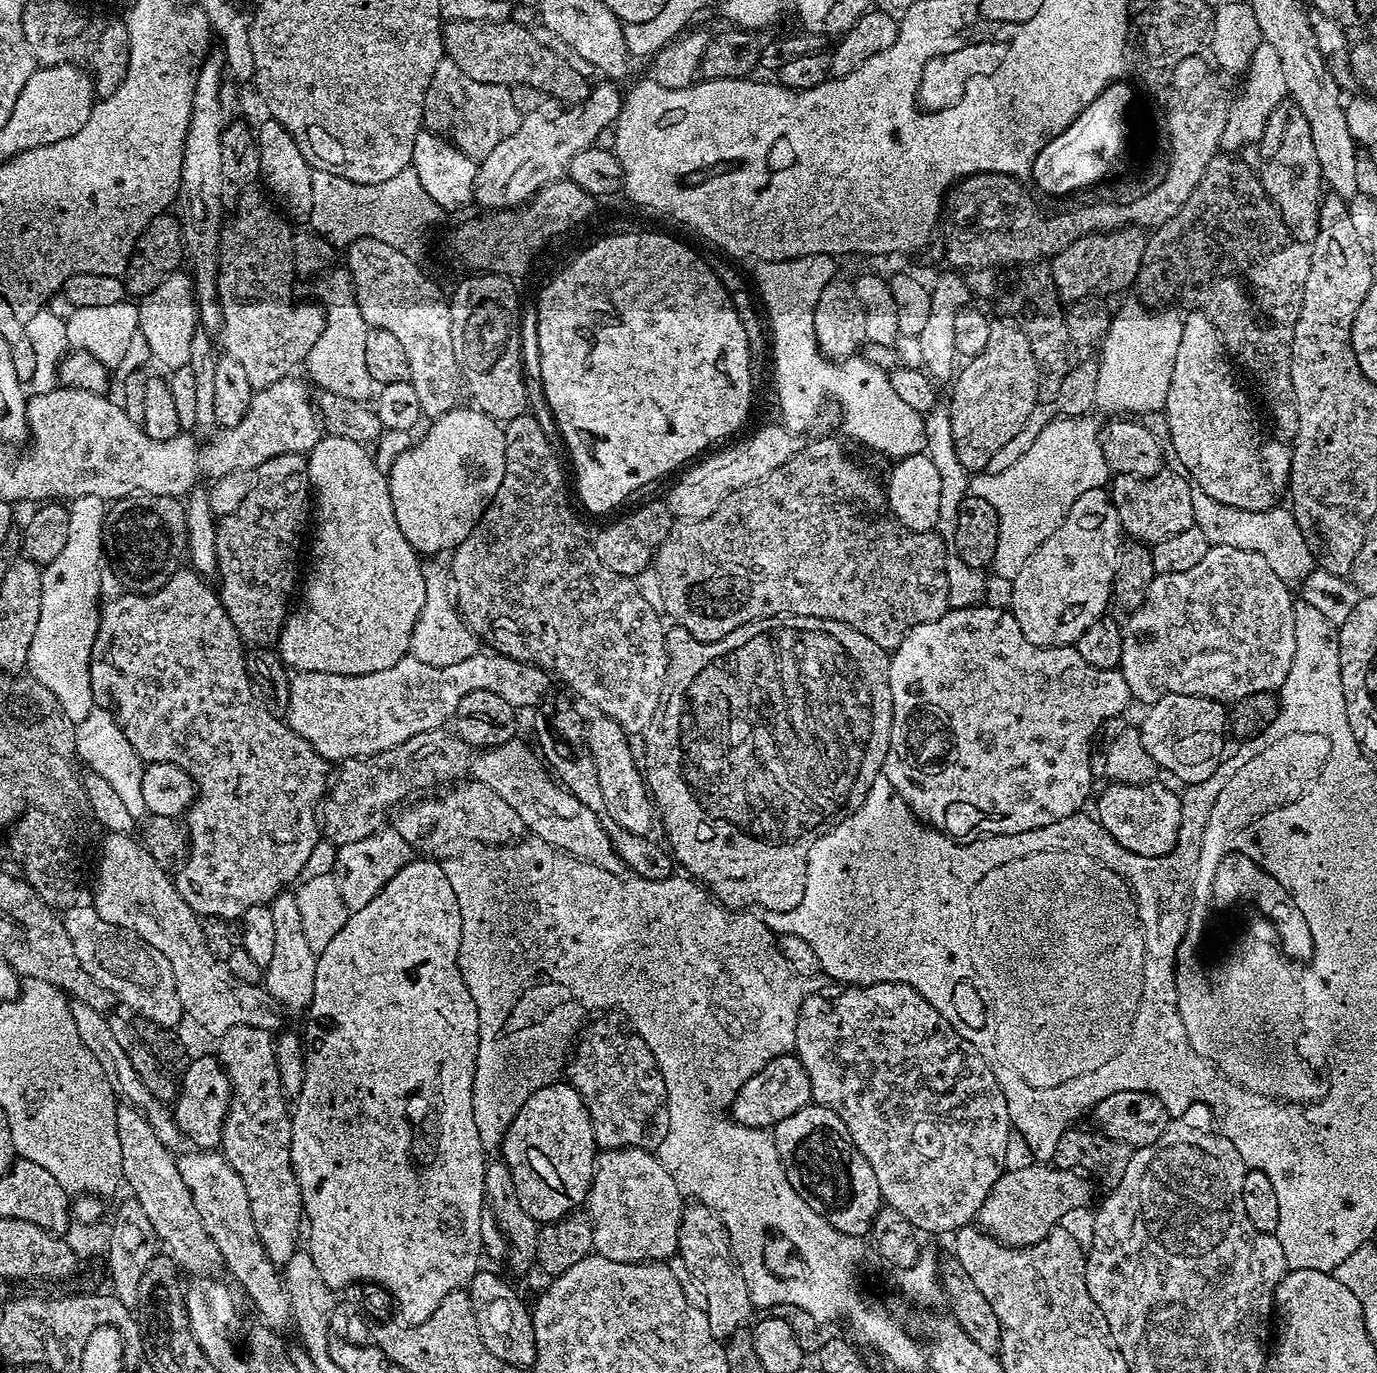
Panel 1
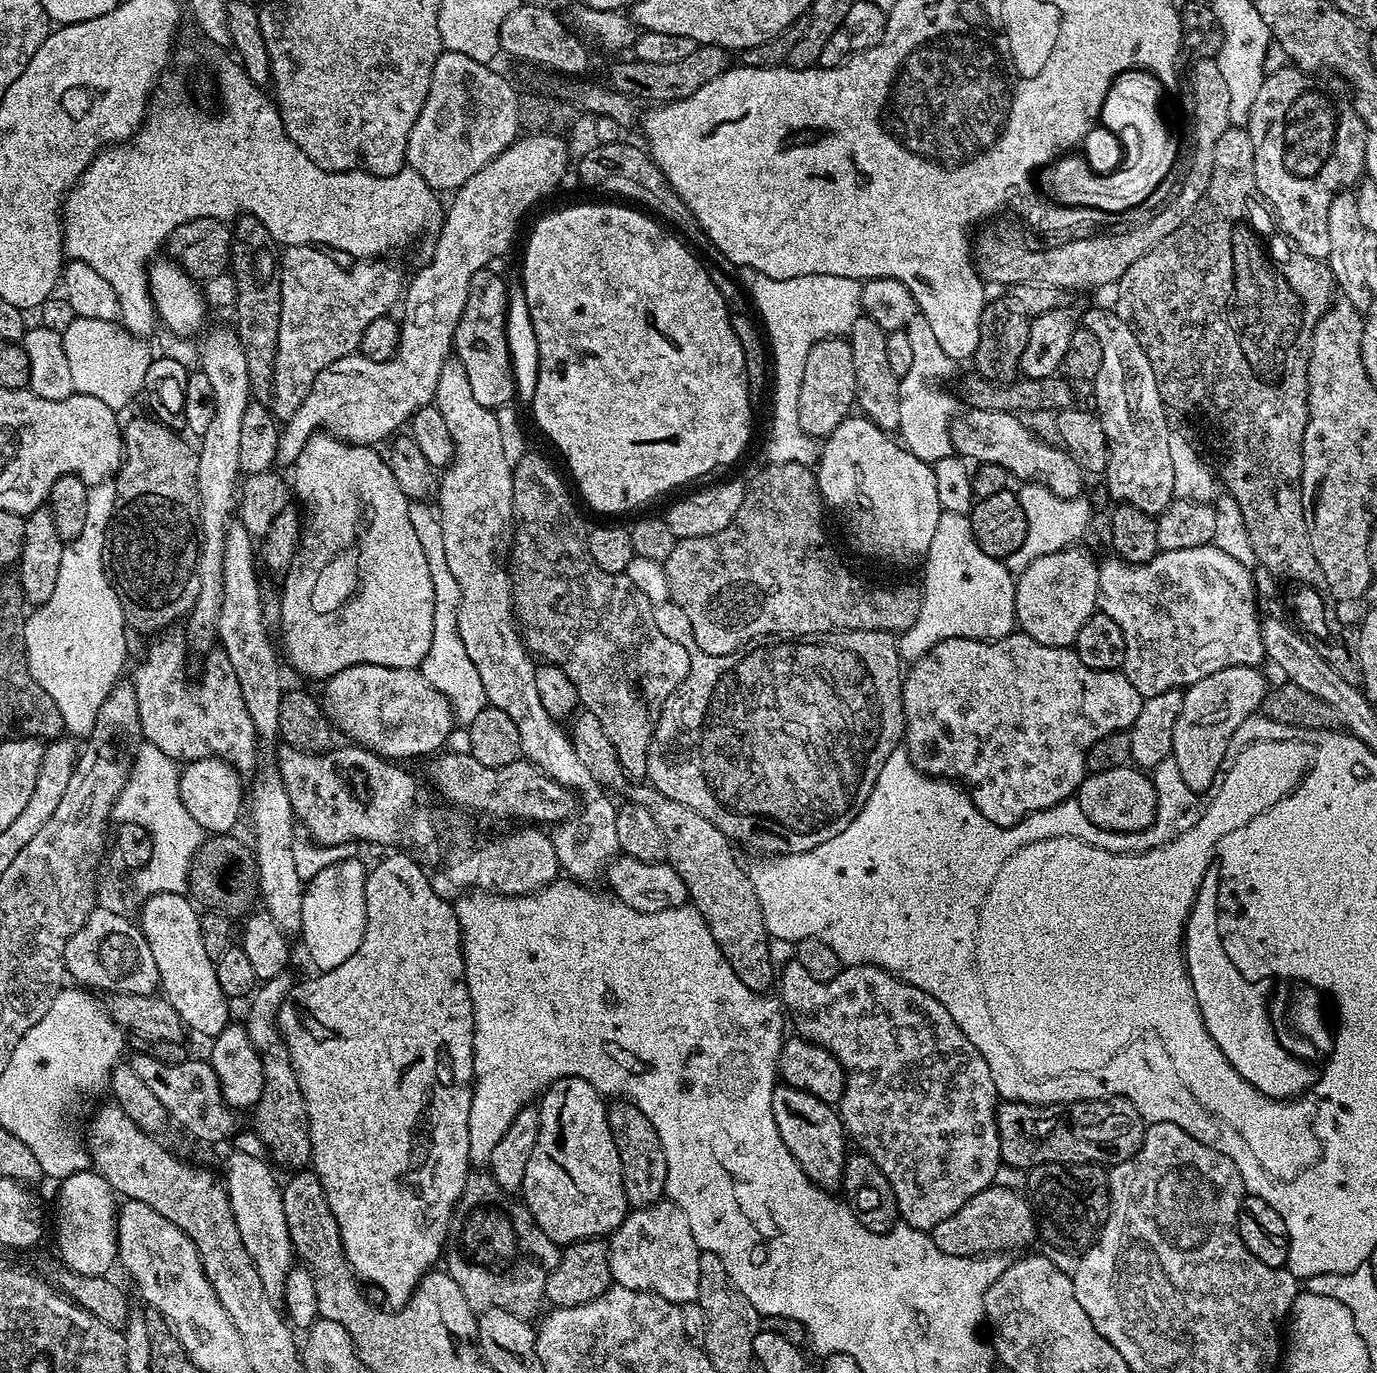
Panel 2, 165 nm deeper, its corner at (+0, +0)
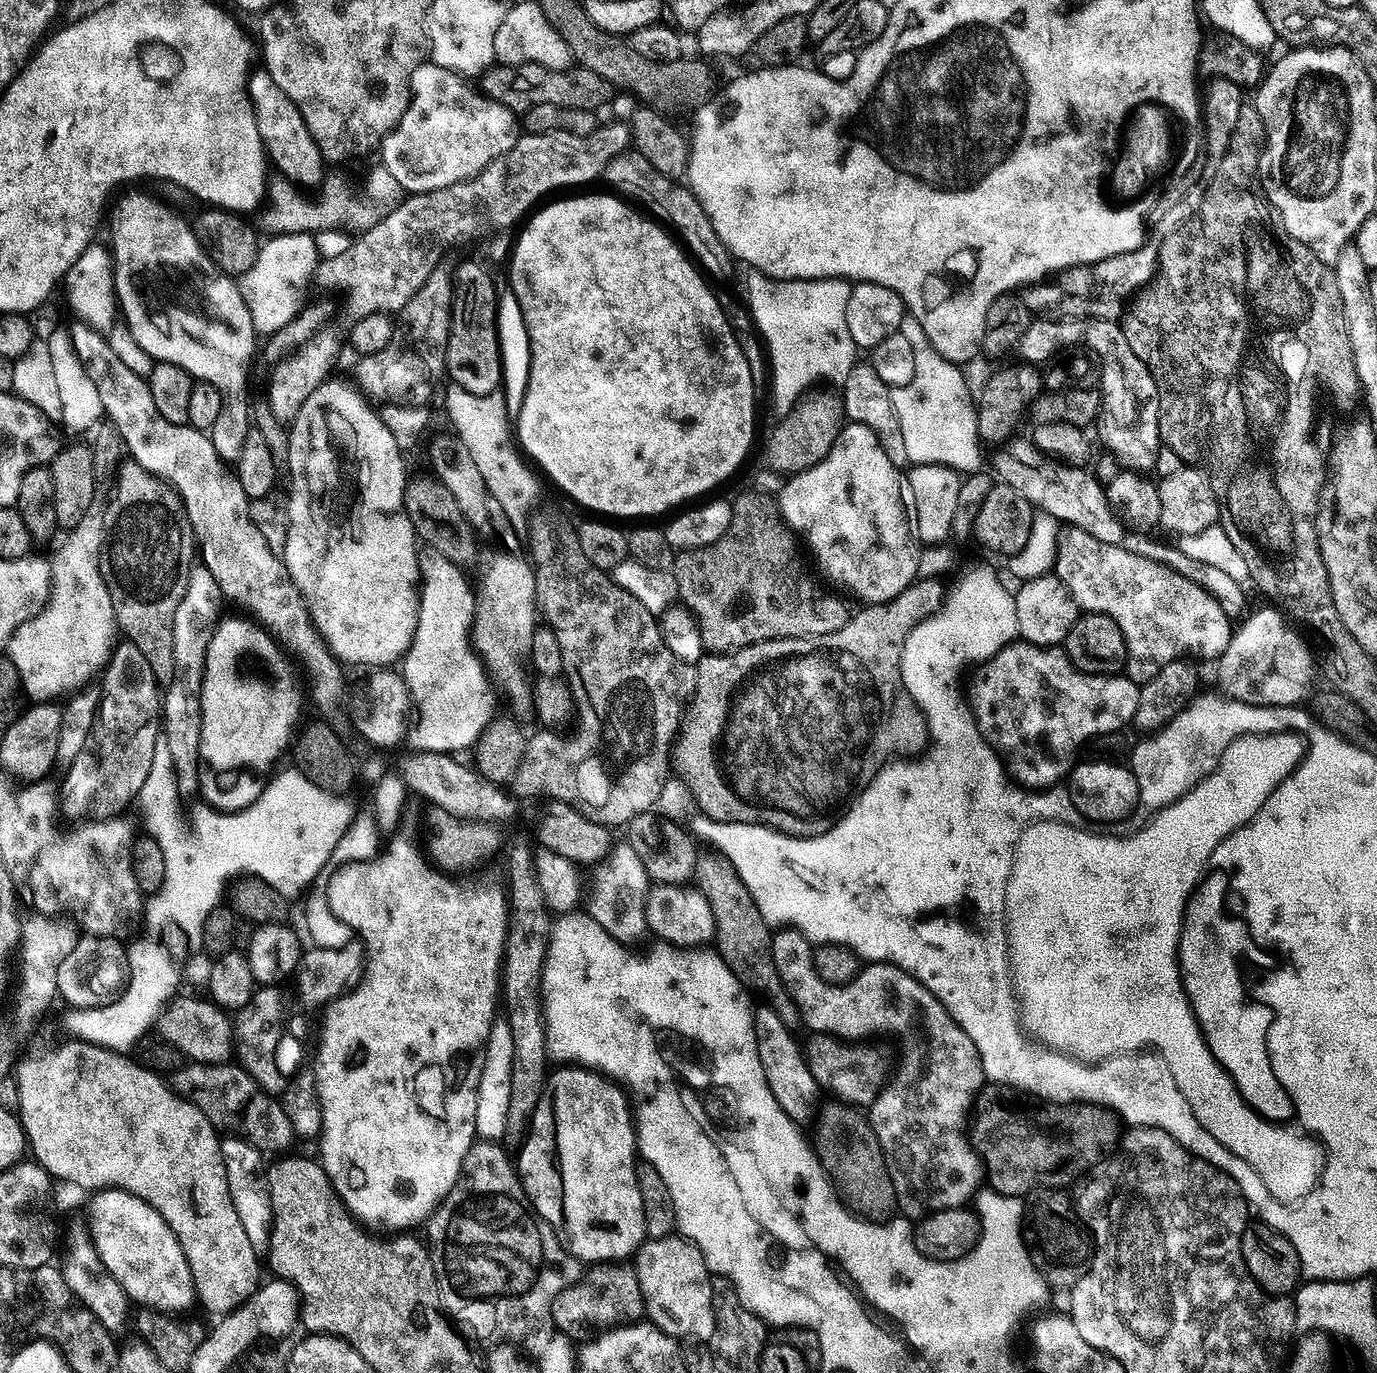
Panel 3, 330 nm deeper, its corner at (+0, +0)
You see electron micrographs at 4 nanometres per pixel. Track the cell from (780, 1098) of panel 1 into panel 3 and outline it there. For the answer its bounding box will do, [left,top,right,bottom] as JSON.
[804,1032,888,1106]

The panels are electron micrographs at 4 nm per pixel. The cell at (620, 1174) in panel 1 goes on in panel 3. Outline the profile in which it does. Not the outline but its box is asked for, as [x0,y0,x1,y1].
[634,1234,716,1342]

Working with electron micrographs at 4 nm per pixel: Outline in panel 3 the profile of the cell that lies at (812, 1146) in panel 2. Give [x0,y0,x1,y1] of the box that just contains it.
[752,1002,818,1122]

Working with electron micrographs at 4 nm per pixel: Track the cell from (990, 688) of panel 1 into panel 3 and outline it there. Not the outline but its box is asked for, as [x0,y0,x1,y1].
[970,642,1139,790]

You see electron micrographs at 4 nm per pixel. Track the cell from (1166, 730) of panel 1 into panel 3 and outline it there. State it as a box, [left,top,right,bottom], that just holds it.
[1218,607,1317,708]

